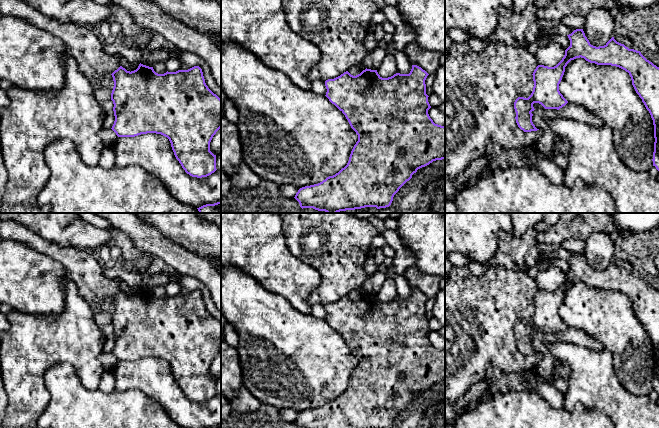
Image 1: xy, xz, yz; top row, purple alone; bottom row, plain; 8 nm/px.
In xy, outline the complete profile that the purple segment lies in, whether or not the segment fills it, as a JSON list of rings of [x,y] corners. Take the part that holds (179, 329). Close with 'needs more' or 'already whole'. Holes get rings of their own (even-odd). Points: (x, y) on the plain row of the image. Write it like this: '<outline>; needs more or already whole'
[[[140,287],[134,295],[120,290],[111,299],[115,340],[111,353],[118,361],[161,358],[169,363],[176,383],[190,400],[207,401],[217,394],[210,366],[221,352],[221,323],[208,312],[199,290],[158,298],[153,291]]]; already whole

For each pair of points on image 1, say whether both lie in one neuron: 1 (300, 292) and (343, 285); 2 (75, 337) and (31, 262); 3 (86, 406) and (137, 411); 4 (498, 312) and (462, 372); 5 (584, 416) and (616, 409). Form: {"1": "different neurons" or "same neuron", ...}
{"1": "different neurons", "2": "different neurons", "3": "same neuron", "4": "same neuron", "5": "different neurons"}

